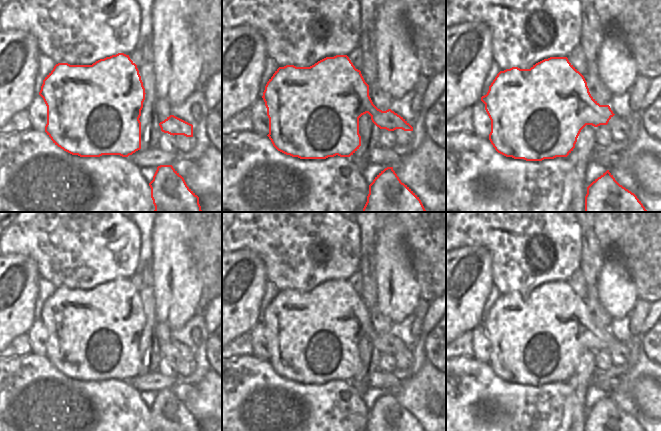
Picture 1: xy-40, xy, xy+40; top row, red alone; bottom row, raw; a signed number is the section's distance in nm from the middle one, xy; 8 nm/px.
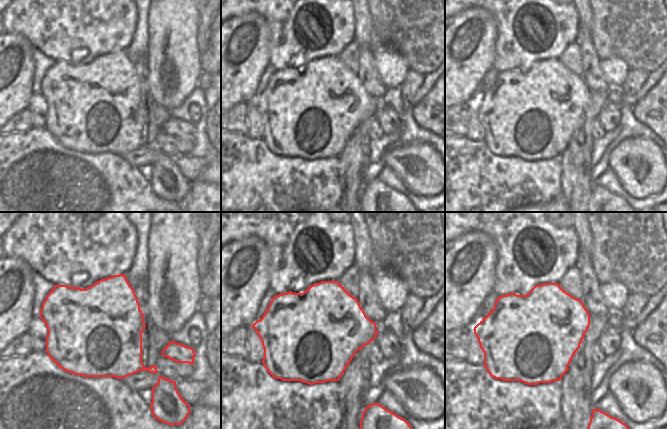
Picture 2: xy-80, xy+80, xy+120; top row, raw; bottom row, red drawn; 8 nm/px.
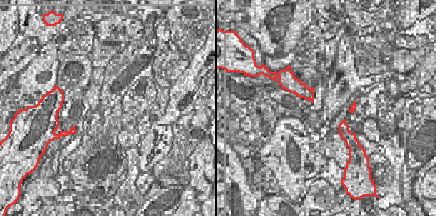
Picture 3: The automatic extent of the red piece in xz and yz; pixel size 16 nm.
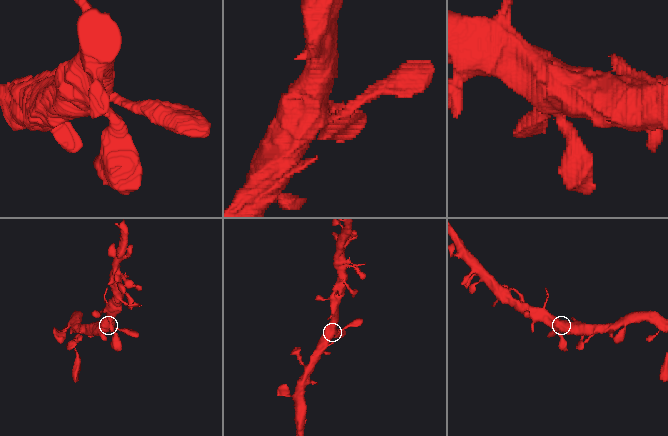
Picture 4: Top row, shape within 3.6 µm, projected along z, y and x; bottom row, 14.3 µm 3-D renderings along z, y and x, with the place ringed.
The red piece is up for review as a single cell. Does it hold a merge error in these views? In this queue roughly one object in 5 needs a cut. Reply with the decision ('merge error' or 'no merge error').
no merge error

